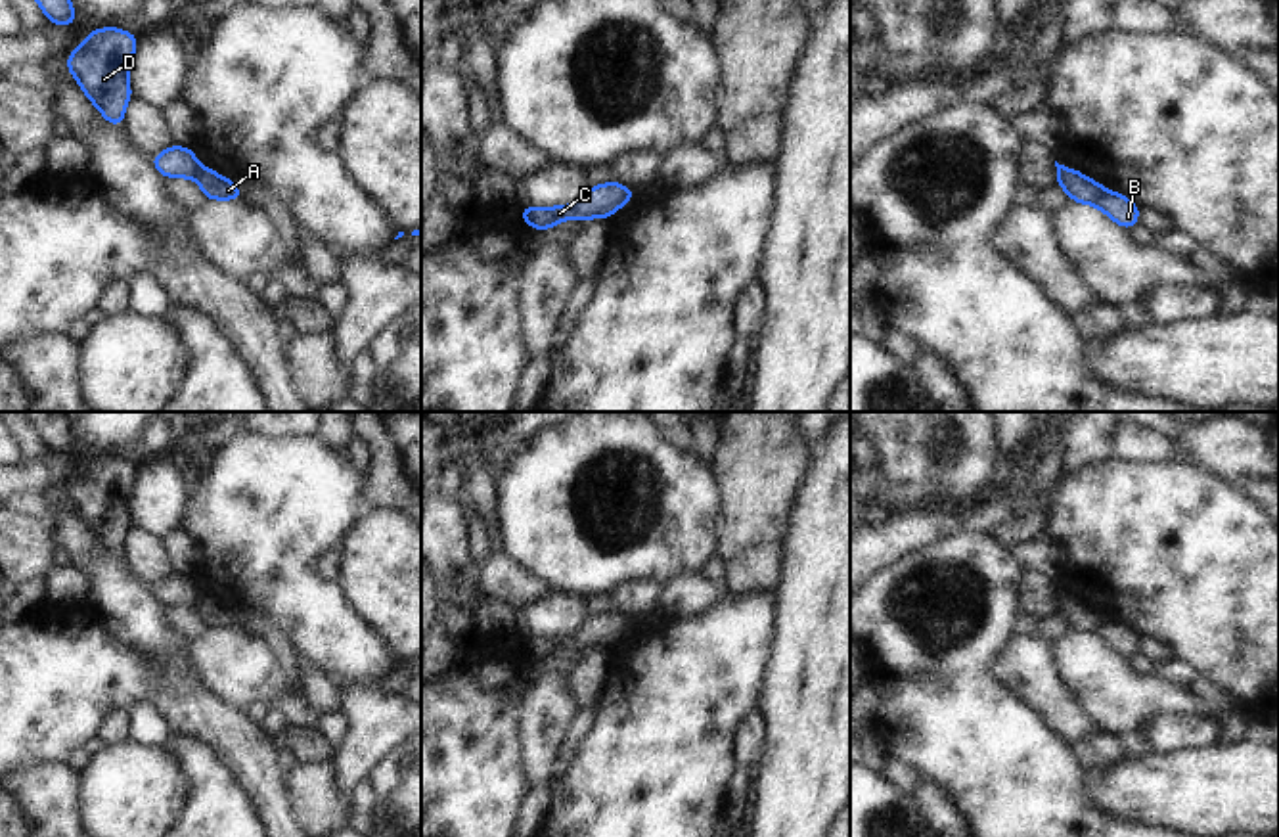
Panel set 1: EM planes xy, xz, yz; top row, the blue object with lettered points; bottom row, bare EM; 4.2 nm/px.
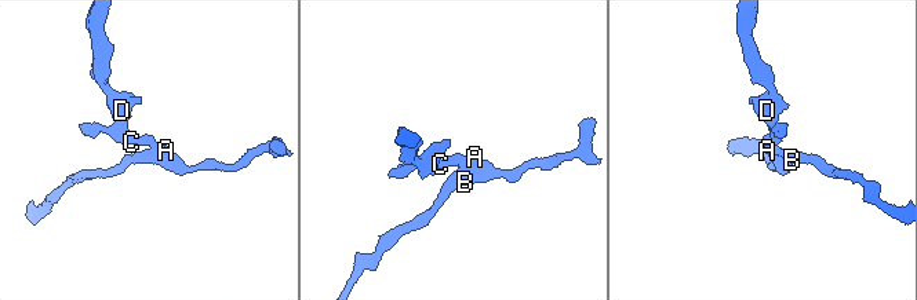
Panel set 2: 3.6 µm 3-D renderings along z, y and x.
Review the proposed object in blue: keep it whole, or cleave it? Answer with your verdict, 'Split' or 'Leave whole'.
Split

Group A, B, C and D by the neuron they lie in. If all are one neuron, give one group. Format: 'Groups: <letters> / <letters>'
Groups: A B / C D

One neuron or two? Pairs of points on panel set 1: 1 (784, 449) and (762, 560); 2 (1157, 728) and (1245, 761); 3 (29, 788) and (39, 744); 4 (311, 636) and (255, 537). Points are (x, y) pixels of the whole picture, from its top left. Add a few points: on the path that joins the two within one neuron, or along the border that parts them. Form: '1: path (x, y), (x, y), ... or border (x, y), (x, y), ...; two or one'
1: path (762, 475), (762, 533); one
2: border (1216, 742), (1205, 747), (1182, 747), (1161, 753); two
3: border (64, 763), (37, 763), (20, 770); two
4: path (309, 611), (286, 588), (284, 567), (278, 562); one

